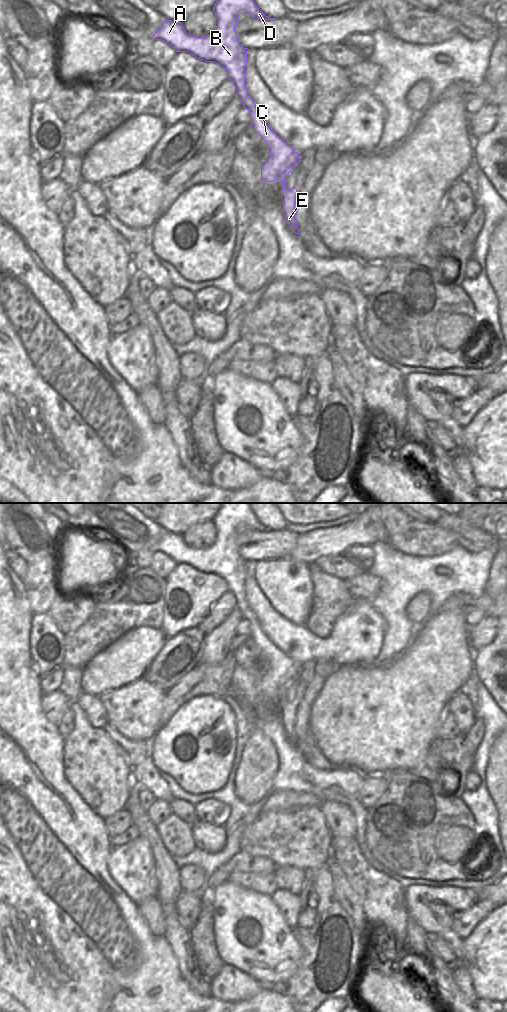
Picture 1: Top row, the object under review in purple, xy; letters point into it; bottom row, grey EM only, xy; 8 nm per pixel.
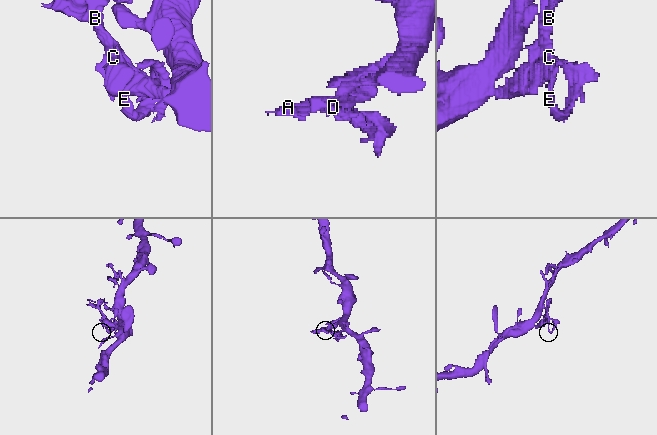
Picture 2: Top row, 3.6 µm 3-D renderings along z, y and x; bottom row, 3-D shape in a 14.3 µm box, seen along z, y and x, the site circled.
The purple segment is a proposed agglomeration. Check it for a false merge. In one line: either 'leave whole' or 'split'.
leave whole

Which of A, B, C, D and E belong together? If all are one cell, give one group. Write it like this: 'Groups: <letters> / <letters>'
Groups: A B C D E

